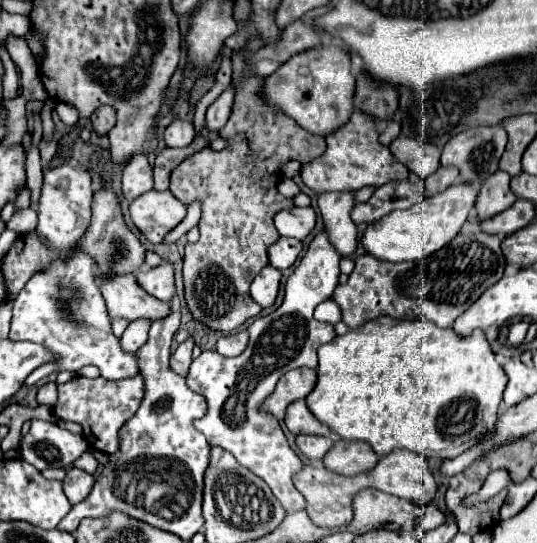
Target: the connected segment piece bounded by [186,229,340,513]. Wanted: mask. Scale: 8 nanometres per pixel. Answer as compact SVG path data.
M322 229L322 233L312 239L300 265L288 277L284 303L274 313L256 317L248 325L250 343L246 351L234 359L224 357L218 351L202 351L202 355L192 361L186 375L186 385L192 391L202 393L208 401L208 413L200 421L194 421L194 427L204 433L210 445L226 449L242 467L264 479L286 513L294 513L306 505L304 497L292 483L292 477L304 465L290 449L278 419L270 417L270 413L262 413L260 403L274 391L284 373L298 367L316 369L318 345L330 343L336 337L334 325L314 319L316 305L334 293L340 275L340 255L326 233L328 231Z

